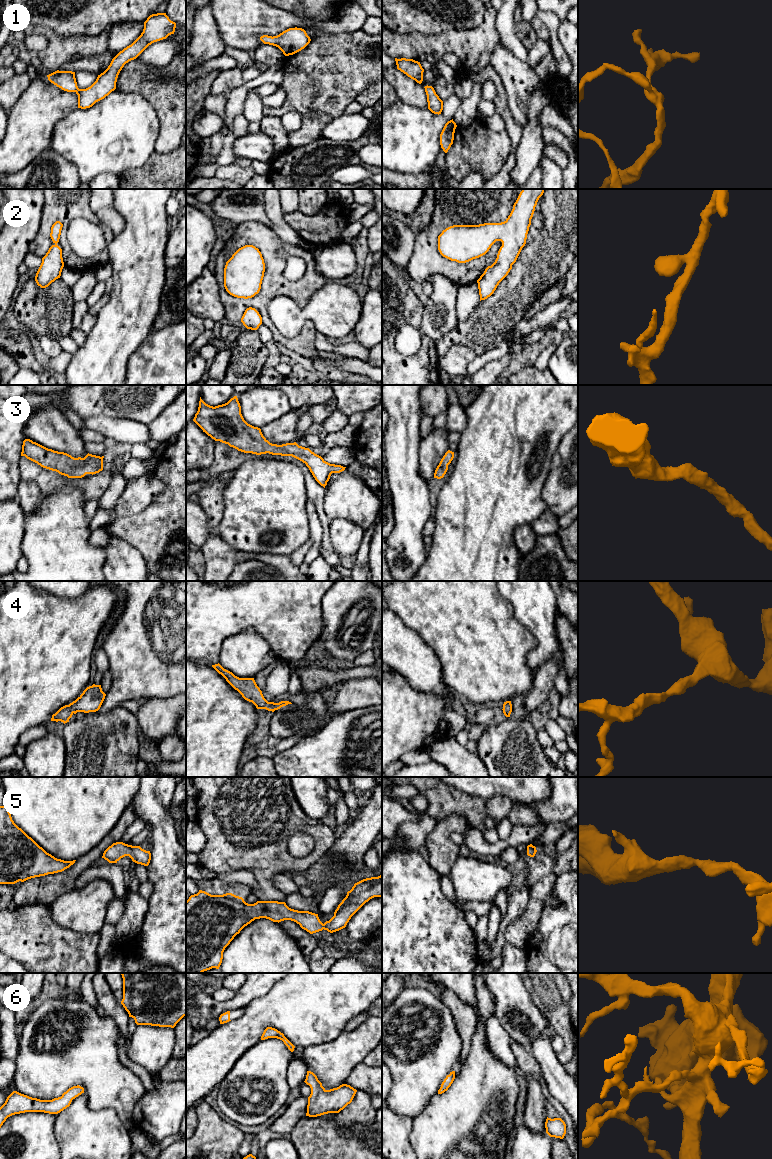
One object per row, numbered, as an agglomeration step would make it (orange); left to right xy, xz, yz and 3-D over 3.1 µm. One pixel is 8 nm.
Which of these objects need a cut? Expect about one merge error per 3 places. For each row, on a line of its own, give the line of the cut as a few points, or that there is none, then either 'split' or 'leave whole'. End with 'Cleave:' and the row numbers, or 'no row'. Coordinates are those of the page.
1: no cut | leave whole
2: no cut | leave whole
3: no cut | leave whole
4: no cut | leave whole
5: no cut | leave whole
6: no cut | leave whole
Cleave: no row

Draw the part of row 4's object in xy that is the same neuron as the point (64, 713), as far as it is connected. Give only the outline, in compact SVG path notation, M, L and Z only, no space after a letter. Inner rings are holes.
M93 684L87 687L75 701L61 707L53 714L51 721L61 721L65 724L77 712L96 712L100 709L105 696L106 694L102 691L101 685Z

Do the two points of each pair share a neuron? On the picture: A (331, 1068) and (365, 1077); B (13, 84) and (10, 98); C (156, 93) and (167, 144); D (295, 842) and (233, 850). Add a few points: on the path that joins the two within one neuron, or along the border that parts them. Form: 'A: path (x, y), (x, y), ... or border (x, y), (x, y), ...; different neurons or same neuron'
A: border (362, 1061), (352, 1069), (343, 1083); different neurons
B: path (13, 87), (10, 95); same neuron
C: path (167, 106), (167, 131); same neuron
D: border (311, 837), (294, 834), (289, 839), (288, 852); different neurons

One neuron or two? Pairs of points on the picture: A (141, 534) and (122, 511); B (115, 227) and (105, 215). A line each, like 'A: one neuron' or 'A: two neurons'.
A: two neurons
B: one neuron

